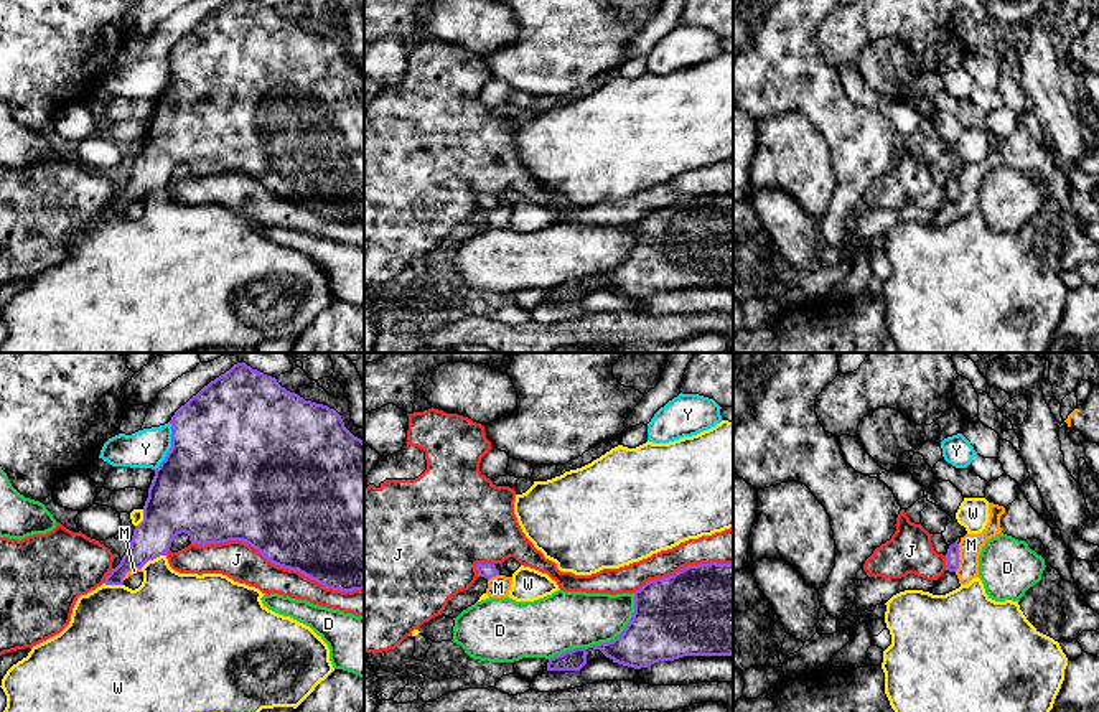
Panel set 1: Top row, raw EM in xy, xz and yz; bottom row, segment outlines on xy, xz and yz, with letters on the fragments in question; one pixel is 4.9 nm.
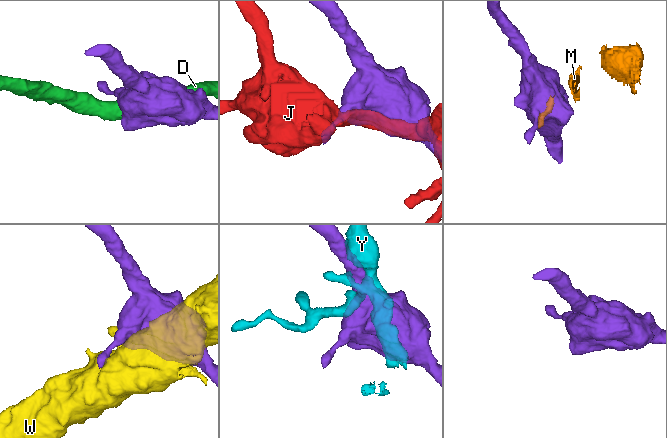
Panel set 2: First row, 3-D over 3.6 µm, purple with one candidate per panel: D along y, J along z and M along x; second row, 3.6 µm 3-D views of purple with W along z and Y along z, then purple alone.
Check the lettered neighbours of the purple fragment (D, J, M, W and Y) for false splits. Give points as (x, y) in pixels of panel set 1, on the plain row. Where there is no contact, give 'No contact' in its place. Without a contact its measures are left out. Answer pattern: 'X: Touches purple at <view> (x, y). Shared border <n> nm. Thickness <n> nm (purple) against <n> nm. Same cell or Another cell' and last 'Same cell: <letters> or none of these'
D: Touches purple at xz (603, 274). Shared border 550 nm. Thickness 260 nm (purple) against 280 nm. Another cell
J: Touches purple at xy (277, 195). Shared border 850 nm. Thickness 500 nm (purple) against 190 nm. Another cell
M: Touches purple at yz (958, 188). Shared border 140 nm. Thickness 70 nm (purple) against 110 nm. Another cell
W: Touches purple at xy (152, 190). Shared border 140 nm. Thickness 240 nm (purple) against 360 nm. Another cell
Y: Touches purple at xy (172, 78). Shared border 260 nm. Thickness 500 nm (purple) against 190 nm. Another cell
Same cell: none of these

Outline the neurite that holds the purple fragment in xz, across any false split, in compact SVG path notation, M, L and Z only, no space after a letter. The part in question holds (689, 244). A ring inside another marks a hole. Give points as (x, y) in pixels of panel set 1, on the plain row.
M733 194L687 196L674 206L646 213L634 222L634 244L613 272L590 277L613 293L641 300L684 287L733 287Z

